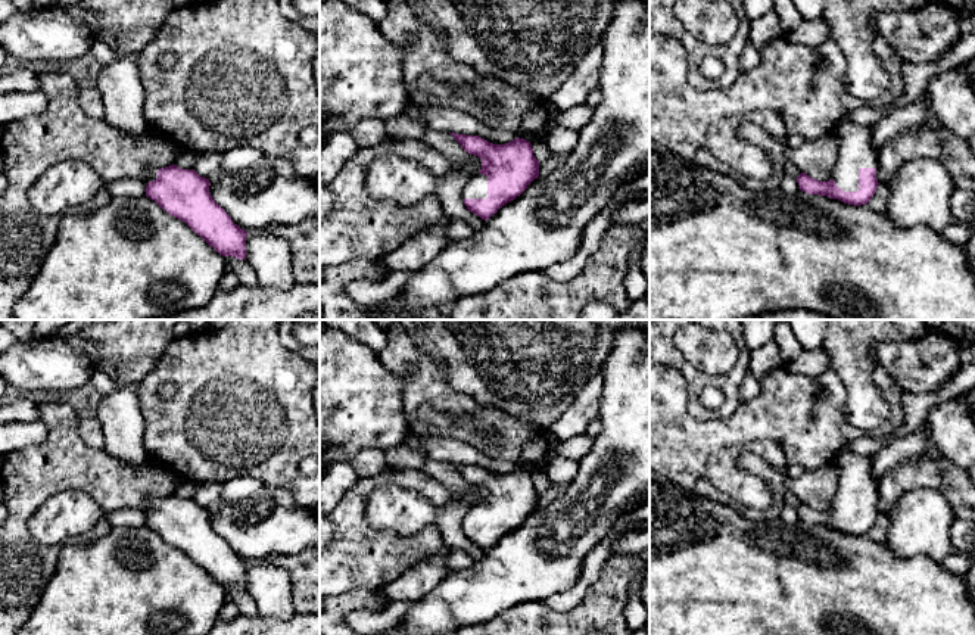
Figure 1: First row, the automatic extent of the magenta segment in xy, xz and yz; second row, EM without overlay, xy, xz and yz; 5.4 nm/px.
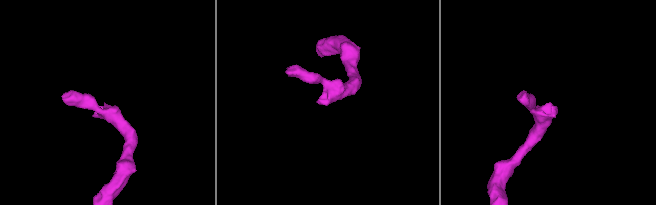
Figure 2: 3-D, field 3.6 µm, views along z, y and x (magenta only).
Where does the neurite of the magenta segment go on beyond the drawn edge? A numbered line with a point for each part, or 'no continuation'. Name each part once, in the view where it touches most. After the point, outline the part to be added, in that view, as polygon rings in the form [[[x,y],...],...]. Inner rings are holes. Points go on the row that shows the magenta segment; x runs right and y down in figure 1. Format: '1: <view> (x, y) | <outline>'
1: yz (856, 151) | [[[844,115],[834,134],[838,138],[838,161],[832,180],[844,192],[859,190],[859,169],[879,168],[881,152],[872,144],[872,127],[853,124]]]

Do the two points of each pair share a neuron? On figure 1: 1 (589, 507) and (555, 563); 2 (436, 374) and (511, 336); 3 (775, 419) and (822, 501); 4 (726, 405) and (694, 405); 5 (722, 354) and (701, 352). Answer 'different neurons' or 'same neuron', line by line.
1: same neuron
2: different neurons
3: different neurons
4: same neuron
5: same neuron

